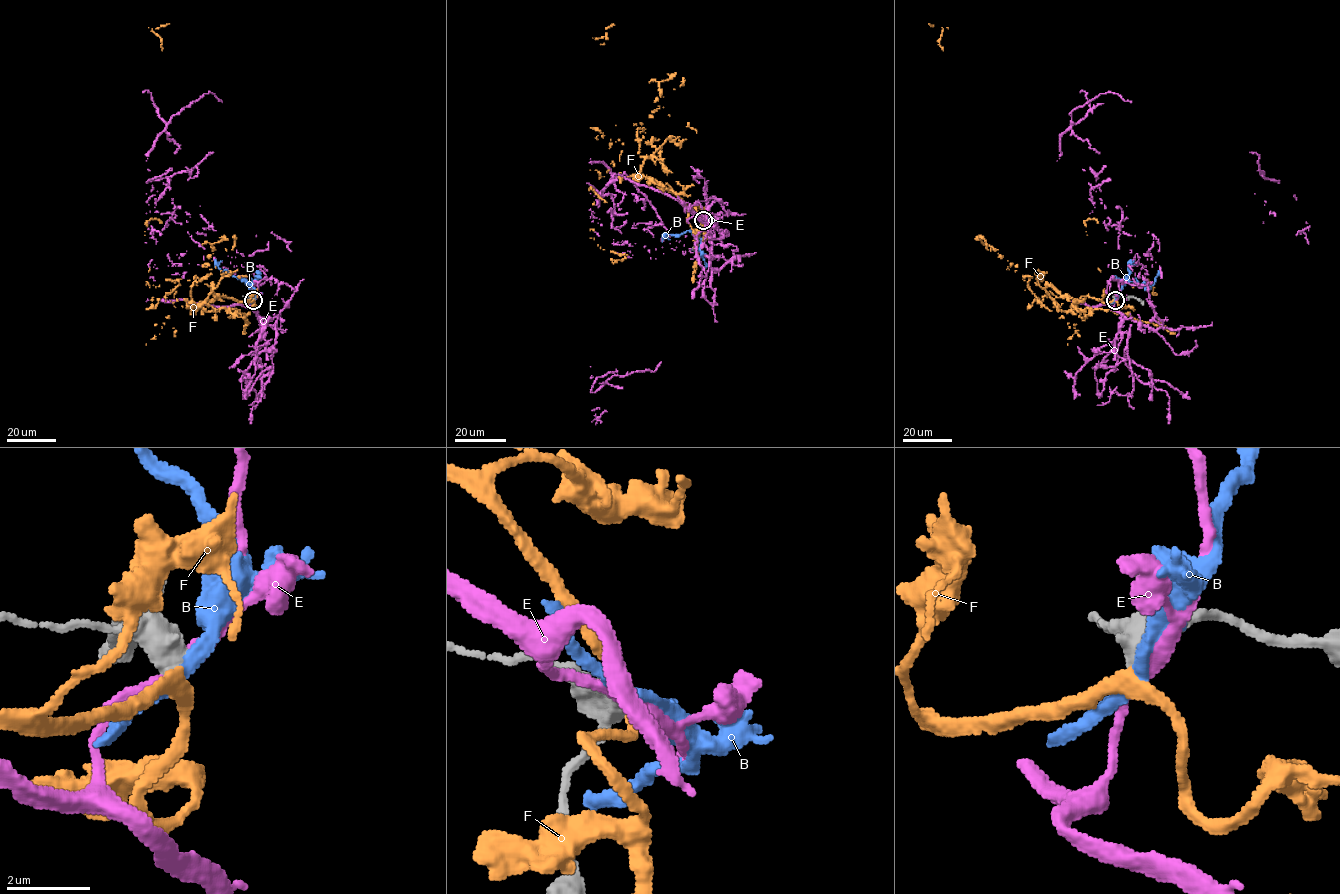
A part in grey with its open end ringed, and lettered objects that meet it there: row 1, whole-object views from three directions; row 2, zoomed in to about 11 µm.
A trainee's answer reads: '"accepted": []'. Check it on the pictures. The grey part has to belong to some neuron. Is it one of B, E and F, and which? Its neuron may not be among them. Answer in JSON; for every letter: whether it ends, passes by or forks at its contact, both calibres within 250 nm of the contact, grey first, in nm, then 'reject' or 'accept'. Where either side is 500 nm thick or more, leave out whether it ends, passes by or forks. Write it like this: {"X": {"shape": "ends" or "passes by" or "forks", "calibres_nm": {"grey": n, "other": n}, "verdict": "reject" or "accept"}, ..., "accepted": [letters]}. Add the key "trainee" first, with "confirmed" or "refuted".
{"trainee": "refuted", "B": {"calibres_nm": {"grey": 750, "other": 320}, "verdict": "reject"}, "E": {"calibres_nm": {"grey": 750, "other": 360}, "verdict": "reject"}, "F": {"calibres_nm": {"grey": 700, "other": 280}, "verdict": "accept"}, "accepted": ["F"]}

